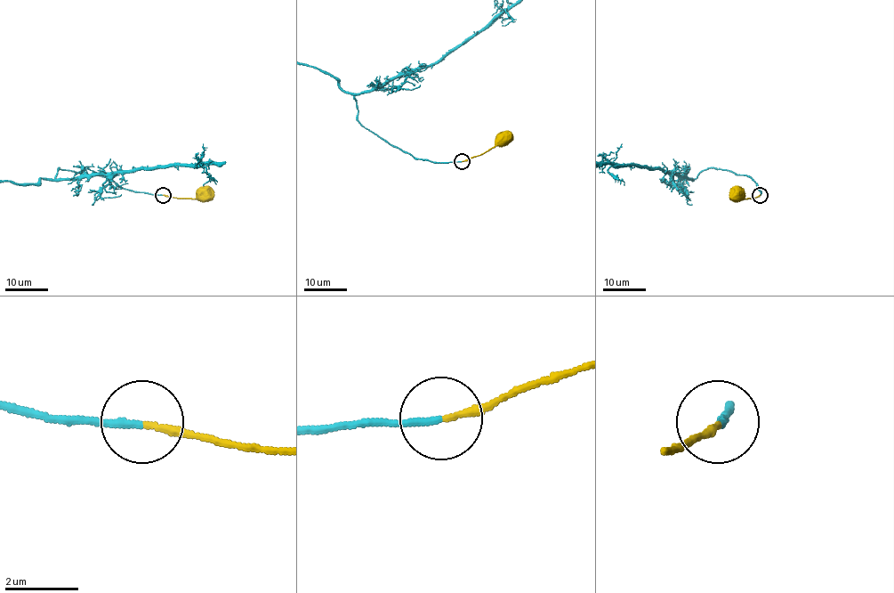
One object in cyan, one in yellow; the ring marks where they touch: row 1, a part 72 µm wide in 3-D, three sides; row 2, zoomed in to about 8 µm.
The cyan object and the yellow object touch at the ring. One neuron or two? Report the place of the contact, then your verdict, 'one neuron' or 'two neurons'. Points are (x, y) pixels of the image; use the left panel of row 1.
at (163, 195); one neuron

